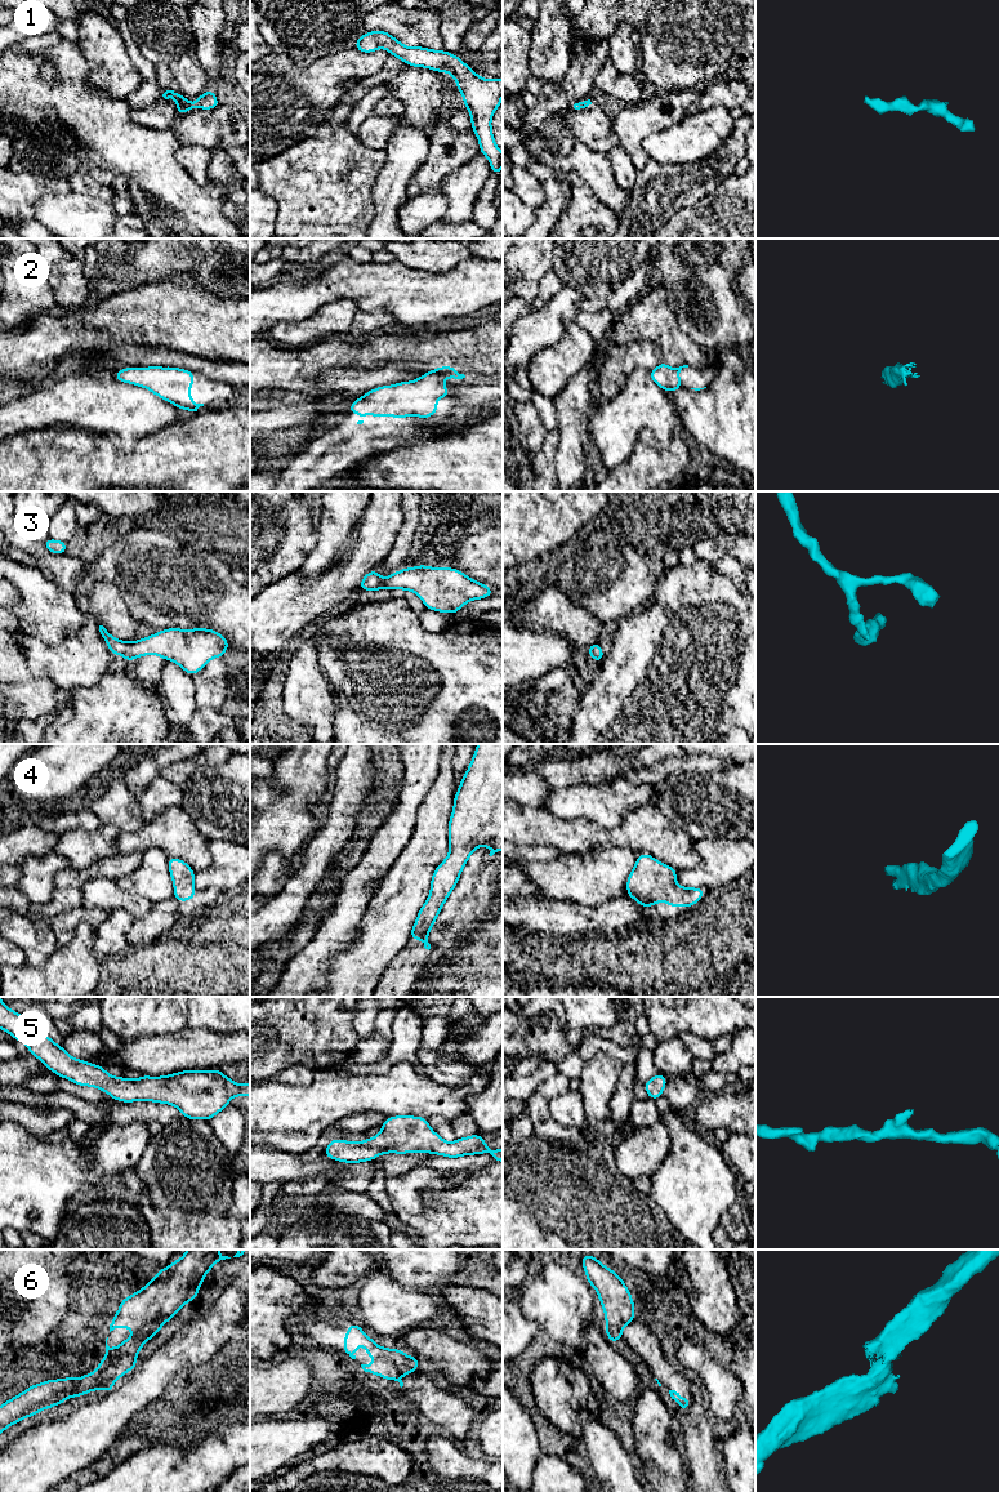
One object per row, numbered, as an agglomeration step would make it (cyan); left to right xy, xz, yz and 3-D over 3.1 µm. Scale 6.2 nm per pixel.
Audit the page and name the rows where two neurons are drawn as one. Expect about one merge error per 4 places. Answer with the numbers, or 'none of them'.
6

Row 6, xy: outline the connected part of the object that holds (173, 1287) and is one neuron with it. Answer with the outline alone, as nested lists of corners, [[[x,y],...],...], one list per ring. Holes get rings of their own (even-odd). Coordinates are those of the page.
[[[188,1250],[178,1261],[173,1261],[168,1268],[157,1270],[141,1291],[122,1299],[119,1311],[111,1319],[110,1332],[119,1327],[129,1327],[133,1336],[144,1336],[152,1324],[162,1327],[171,1319],[180,1308],[189,1300],[197,1300],[199,1287],[206,1273],[220,1261],[231,1259],[220,1256],[219,1250]]]

